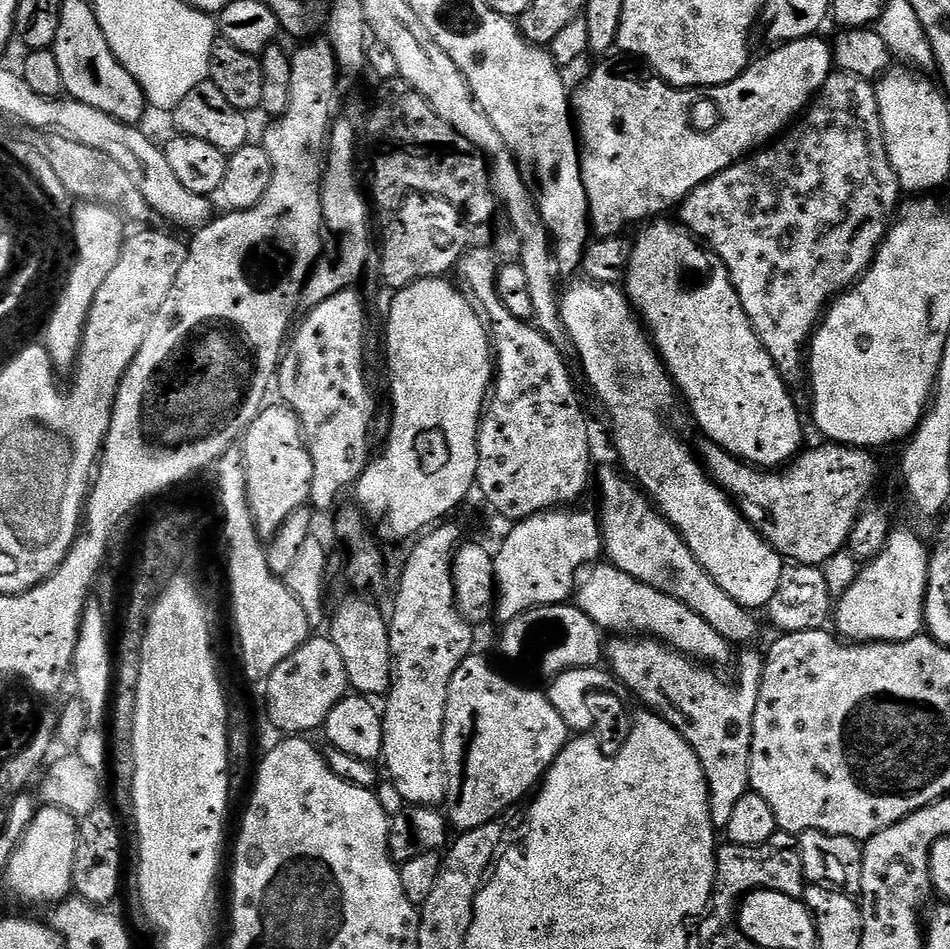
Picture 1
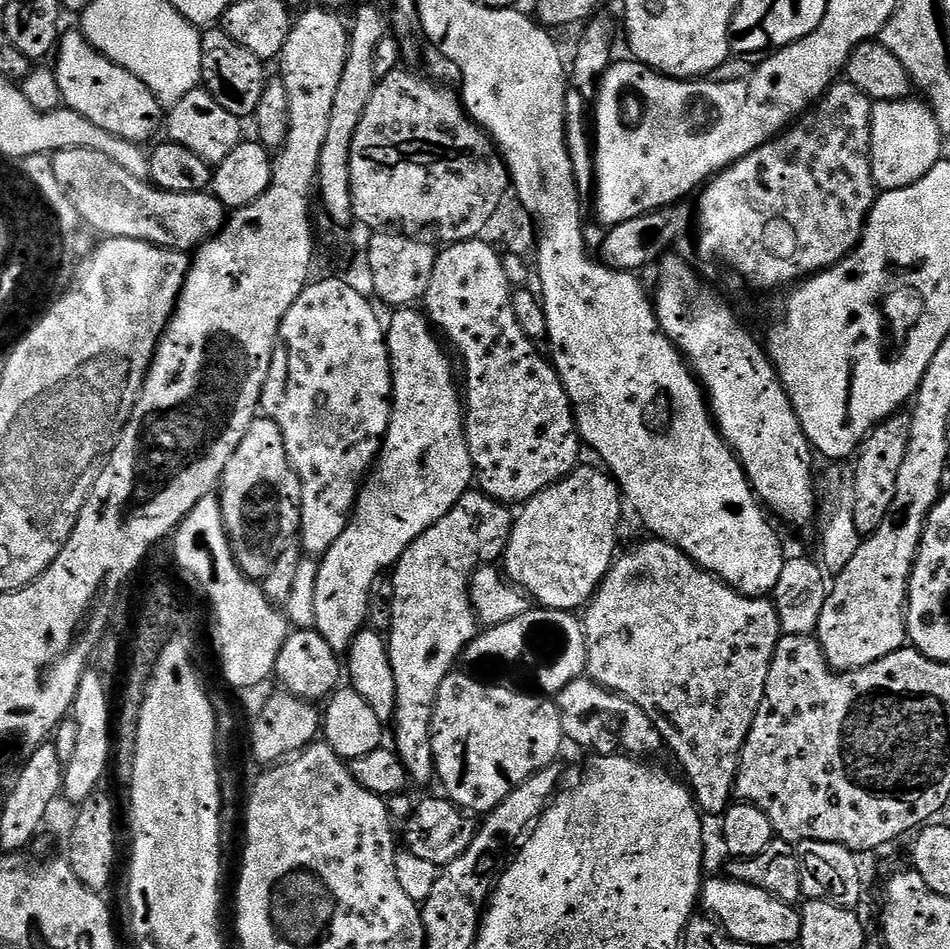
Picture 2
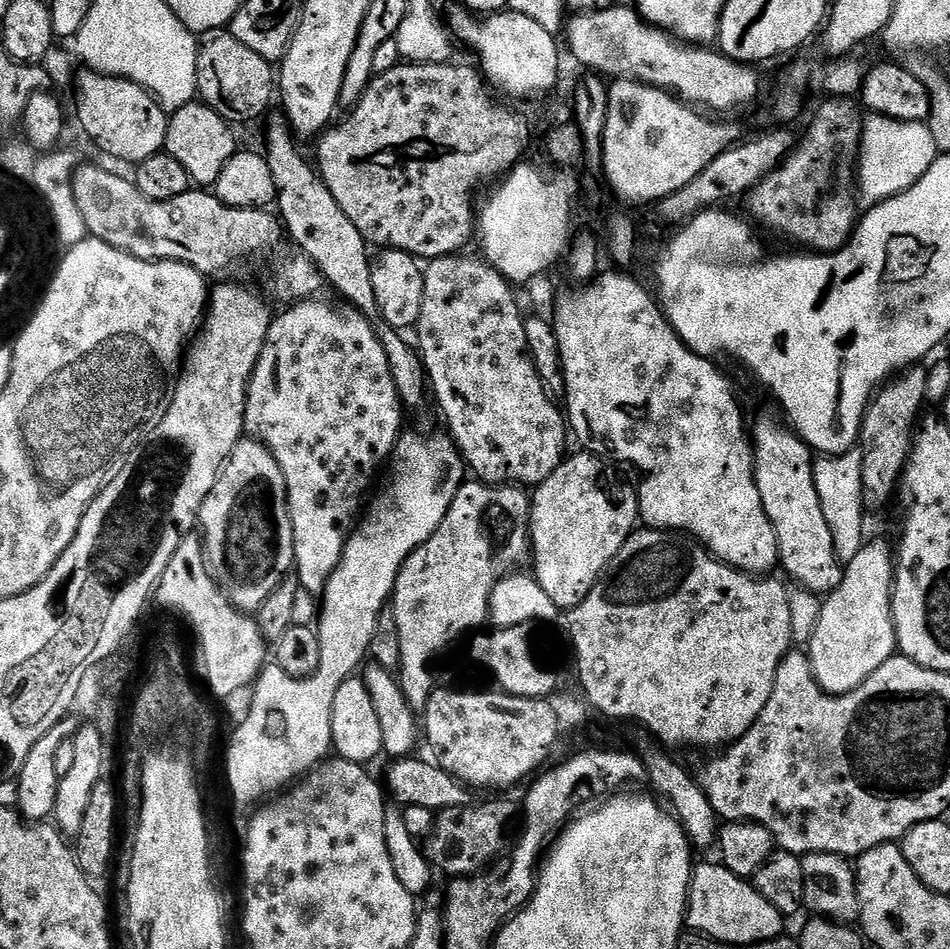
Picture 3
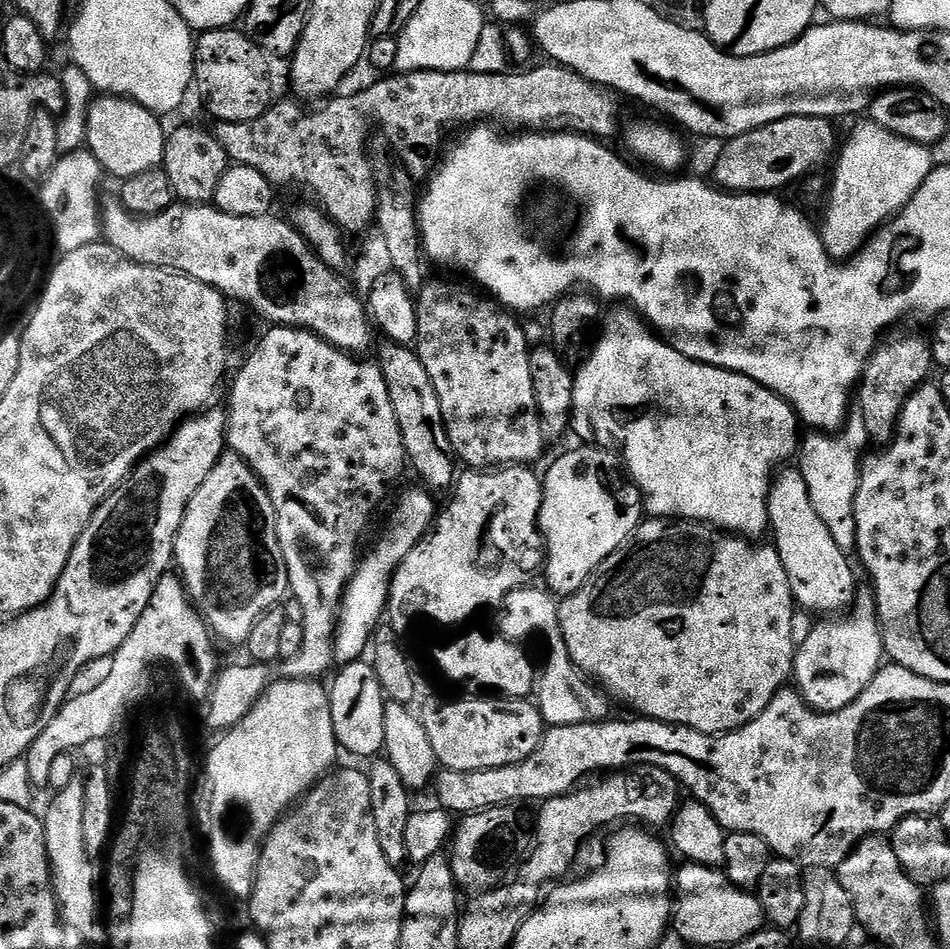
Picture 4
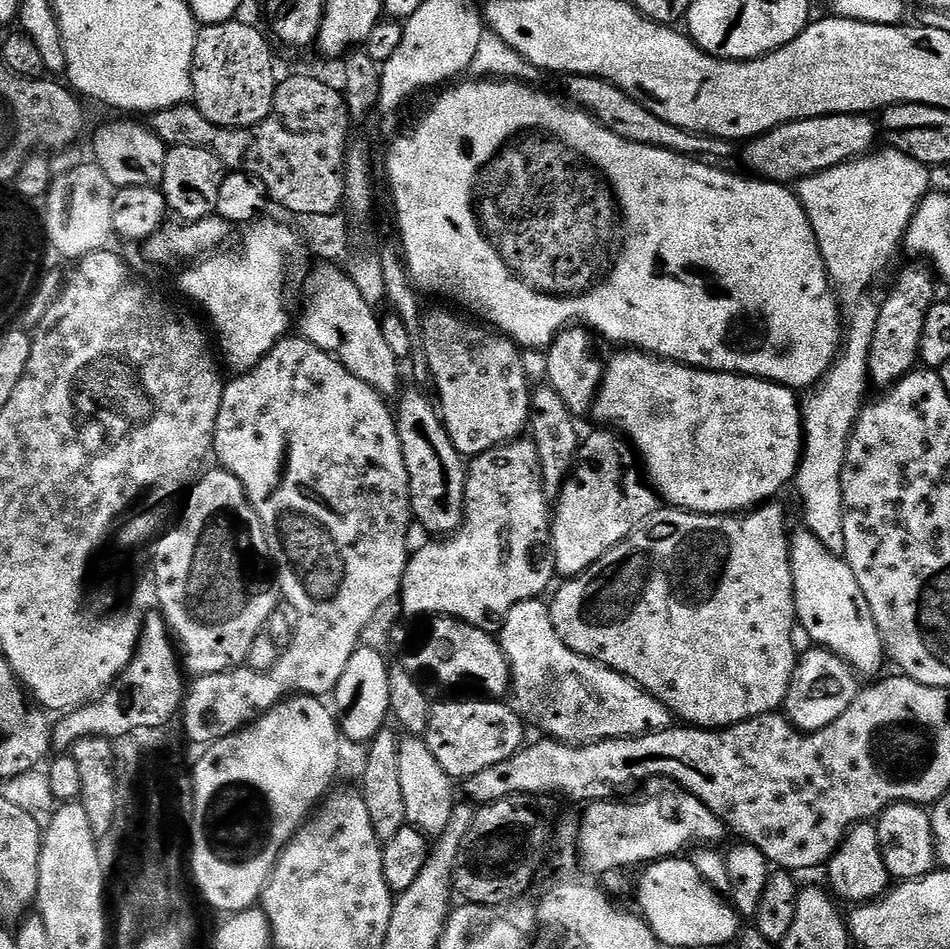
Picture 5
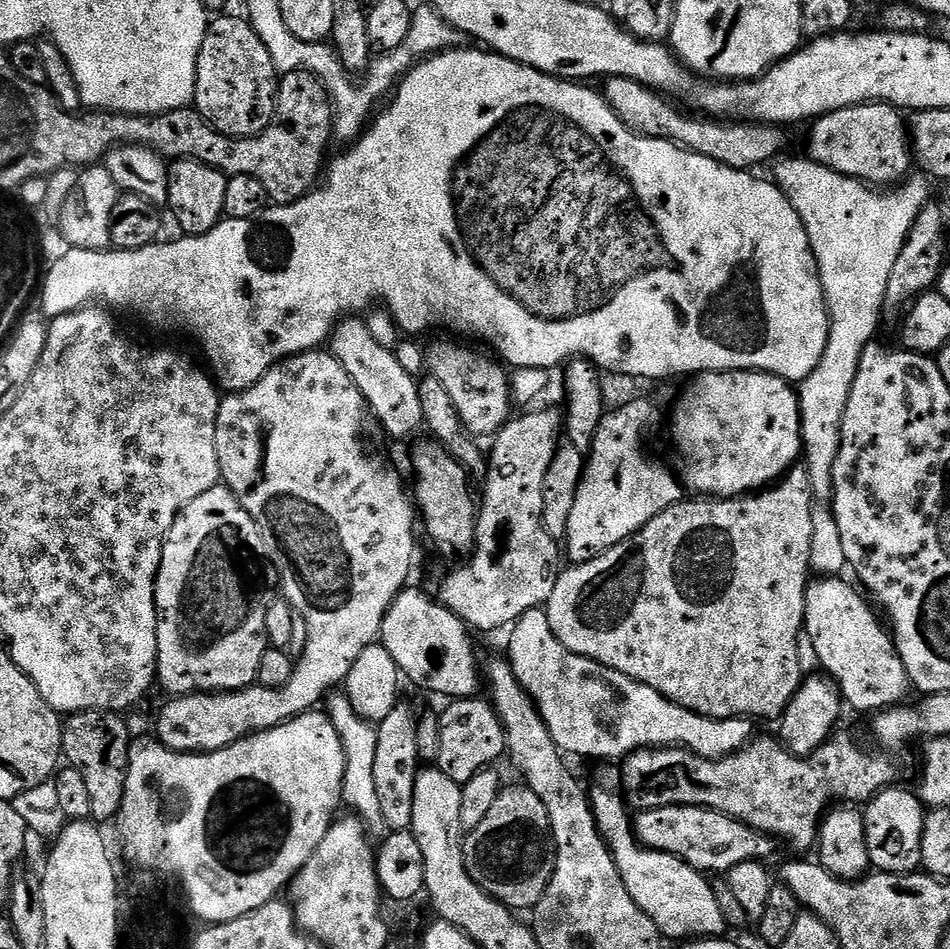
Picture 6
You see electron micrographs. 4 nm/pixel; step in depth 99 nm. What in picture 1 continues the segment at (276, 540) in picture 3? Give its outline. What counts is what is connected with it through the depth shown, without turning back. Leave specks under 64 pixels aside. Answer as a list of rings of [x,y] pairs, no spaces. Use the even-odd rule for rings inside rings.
[[[275,403],[260,409],[242,437],[248,505],[256,532],[262,538],[275,536],[294,510],[309,503],[314,478],[314,464],[298,418],[283,403]]]

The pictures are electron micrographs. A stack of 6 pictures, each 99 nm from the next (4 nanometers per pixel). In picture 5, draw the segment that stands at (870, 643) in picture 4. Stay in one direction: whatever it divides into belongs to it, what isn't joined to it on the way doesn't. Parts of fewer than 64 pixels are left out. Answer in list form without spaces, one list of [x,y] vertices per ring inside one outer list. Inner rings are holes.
[[[812,647],[796,661],[796,669],[790,682],[790,690],[784,699],[783,715],[800,732],[817,732],[830,722],[842,718],[854,702],[858,691],[858,677],[842,658],[824,648]]]

